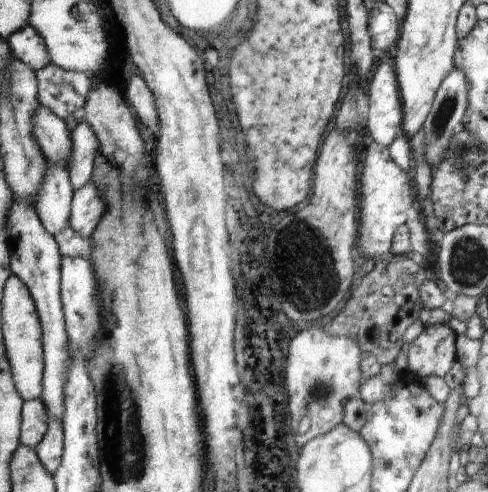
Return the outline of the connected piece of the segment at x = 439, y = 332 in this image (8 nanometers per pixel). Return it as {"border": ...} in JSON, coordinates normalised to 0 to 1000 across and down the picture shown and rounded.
{"border":[[[918,661],[869,665],[865,677],[830,707],[836,748],[863,772],[885,760],[908,768],[939,730],[934,685]]]}

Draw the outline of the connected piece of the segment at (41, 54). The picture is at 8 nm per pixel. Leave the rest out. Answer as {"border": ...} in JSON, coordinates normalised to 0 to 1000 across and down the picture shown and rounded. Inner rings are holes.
{"border":[[[61,49],[16,75],[14,87],[23,96],[23,110],[64,134],[68,144],[107,128],[90,79]]]}

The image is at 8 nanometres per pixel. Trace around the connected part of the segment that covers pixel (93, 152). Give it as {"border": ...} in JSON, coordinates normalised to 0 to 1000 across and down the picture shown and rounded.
{"border":[[[158,224],[150,234],[160,252],[145,268],[148,301],[137,337],[143,346],[145,378],[158,388],[193,358],[195,325],[205,309],[201,276],[170,238],[174,224]]]}

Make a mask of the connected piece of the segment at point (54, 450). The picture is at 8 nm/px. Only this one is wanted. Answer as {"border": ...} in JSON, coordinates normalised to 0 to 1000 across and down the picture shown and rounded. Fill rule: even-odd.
{"border":[[[102,850],[96,858],[94,886],[70,915],[80,925],[82,939],[113,963],[129,921],[129,866],[123,852]]]}

